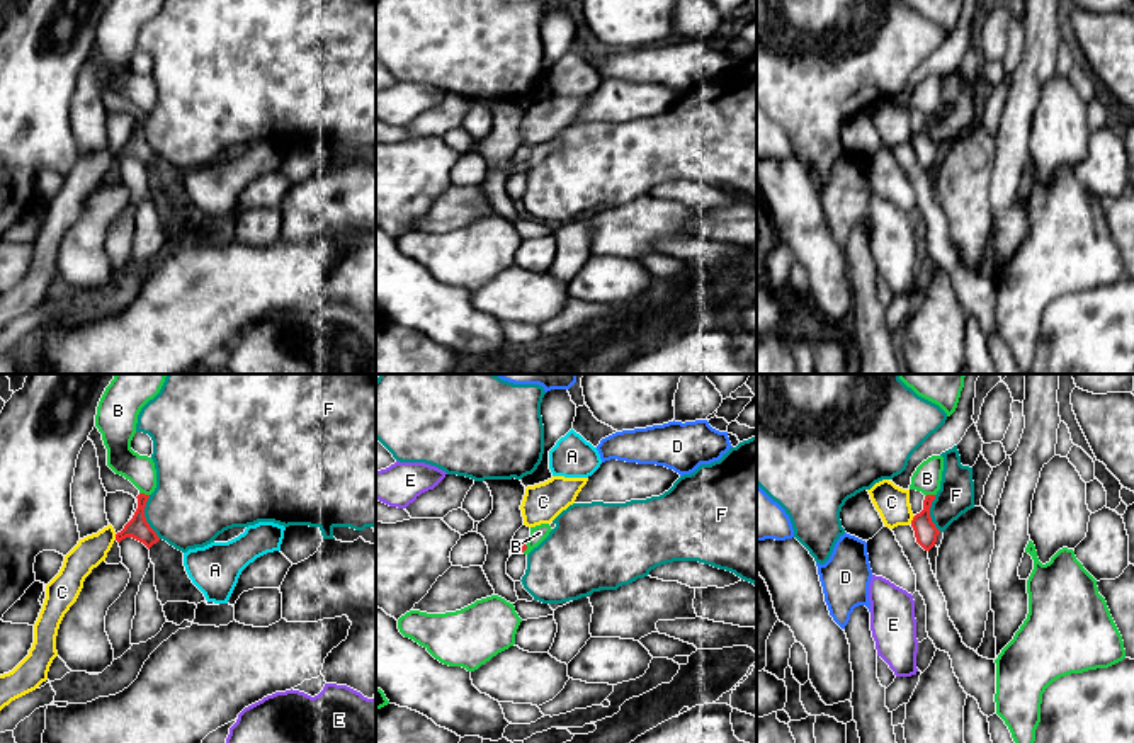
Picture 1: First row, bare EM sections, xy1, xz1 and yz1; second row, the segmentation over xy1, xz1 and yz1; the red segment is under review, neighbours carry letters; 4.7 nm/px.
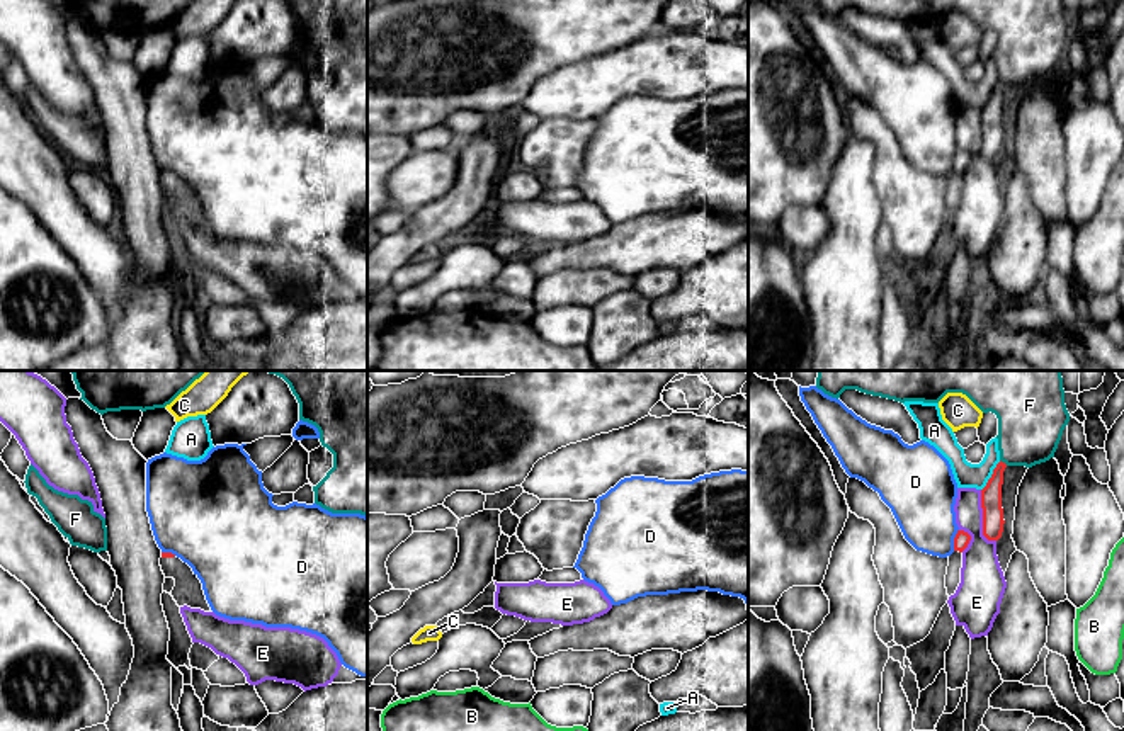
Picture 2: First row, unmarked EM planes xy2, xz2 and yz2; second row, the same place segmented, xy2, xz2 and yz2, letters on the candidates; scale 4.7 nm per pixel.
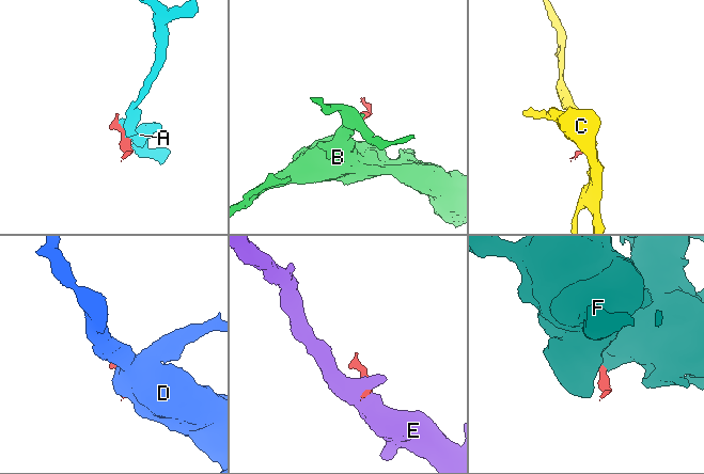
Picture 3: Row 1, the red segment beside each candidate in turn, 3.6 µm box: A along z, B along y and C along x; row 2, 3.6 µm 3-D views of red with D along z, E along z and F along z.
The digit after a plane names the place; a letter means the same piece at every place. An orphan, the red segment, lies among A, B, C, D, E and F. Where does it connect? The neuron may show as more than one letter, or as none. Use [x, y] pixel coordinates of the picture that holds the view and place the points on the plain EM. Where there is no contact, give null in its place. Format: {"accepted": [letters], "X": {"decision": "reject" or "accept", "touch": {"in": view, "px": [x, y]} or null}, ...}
{"accepted": [], "A": {"decision": "reject", "touch": {"in": "yz2", "px": [992, 96]}}, "B": {"decision": "reject", "touch": {"in": "xy1", "px": [143, 113]}}, "C": {"decision": "reject", "touch": {"in": "yz1", "px": [913, 138]}}, "D": {"decision": "reject", "touch": {"in": "yz2", "px": [954, 158]}}, "E": {"decision": "reject", "touch": {"in": "yz2", "px": [983, 138]}}, "F": {"decision": "reject", "touch": {"in": "xy1", "px": [145, 136]}}}

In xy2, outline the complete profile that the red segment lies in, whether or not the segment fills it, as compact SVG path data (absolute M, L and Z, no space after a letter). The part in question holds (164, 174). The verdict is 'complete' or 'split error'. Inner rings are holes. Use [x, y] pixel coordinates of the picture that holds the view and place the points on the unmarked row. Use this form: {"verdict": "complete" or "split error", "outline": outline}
{"verdict": "split error", "outline": "M162 172L160 185L165 197L175 199L172 216L179 226L187 224L190 228L213 231L206 219L201 199L187 182L172 172Z"}

